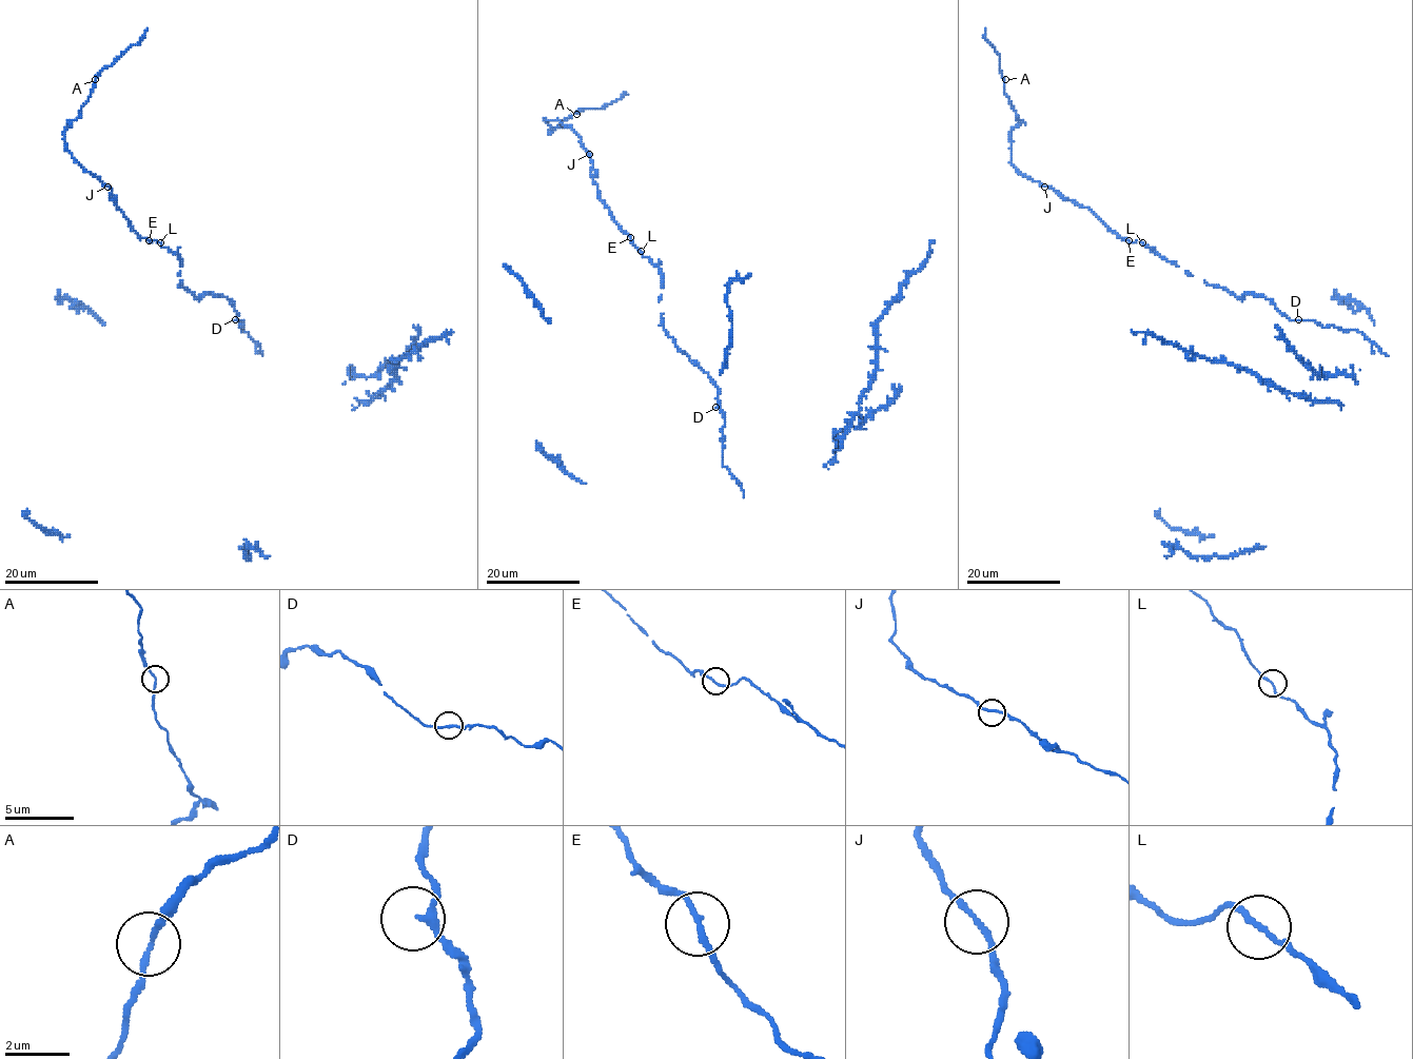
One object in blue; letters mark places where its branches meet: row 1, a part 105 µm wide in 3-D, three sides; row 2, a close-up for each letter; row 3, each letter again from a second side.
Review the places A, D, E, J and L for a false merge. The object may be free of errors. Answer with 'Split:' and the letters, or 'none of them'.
Split: none of them

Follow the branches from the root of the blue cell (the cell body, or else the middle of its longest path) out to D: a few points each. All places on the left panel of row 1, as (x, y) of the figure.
D: (248, 333), (240, 331), (243, 319), (235, 319)

